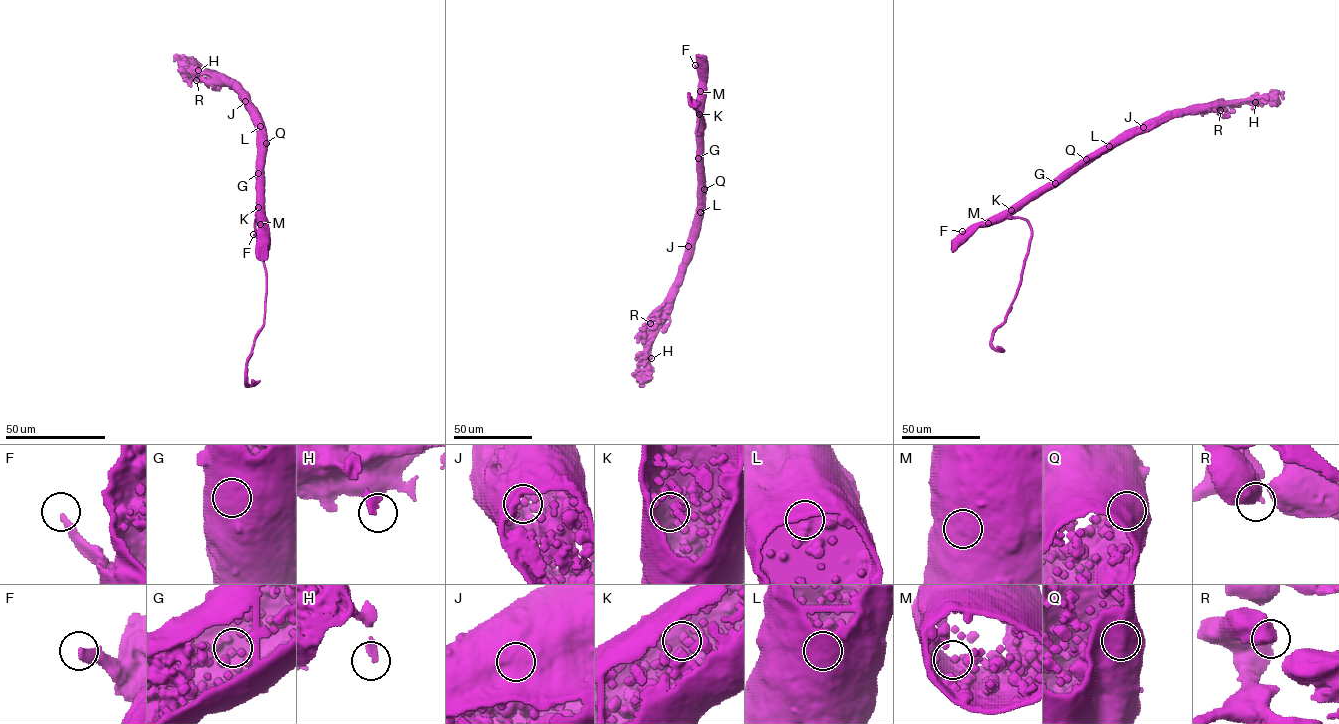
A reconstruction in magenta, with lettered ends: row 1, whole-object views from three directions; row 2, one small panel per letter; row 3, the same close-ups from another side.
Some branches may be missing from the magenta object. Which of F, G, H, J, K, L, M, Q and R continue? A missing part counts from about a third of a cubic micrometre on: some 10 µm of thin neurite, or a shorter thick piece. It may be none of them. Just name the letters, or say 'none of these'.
H

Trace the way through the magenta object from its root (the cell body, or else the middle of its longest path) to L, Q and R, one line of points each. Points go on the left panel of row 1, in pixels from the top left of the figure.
L: (263, 240), (263, 132), (260, 126)
Q: (263, 240), (262, 146), (266, 143)
R: (263, 240), (259, 224), (259, 120), (230, 85), (203, 71), (194, 75), (196, 80)

